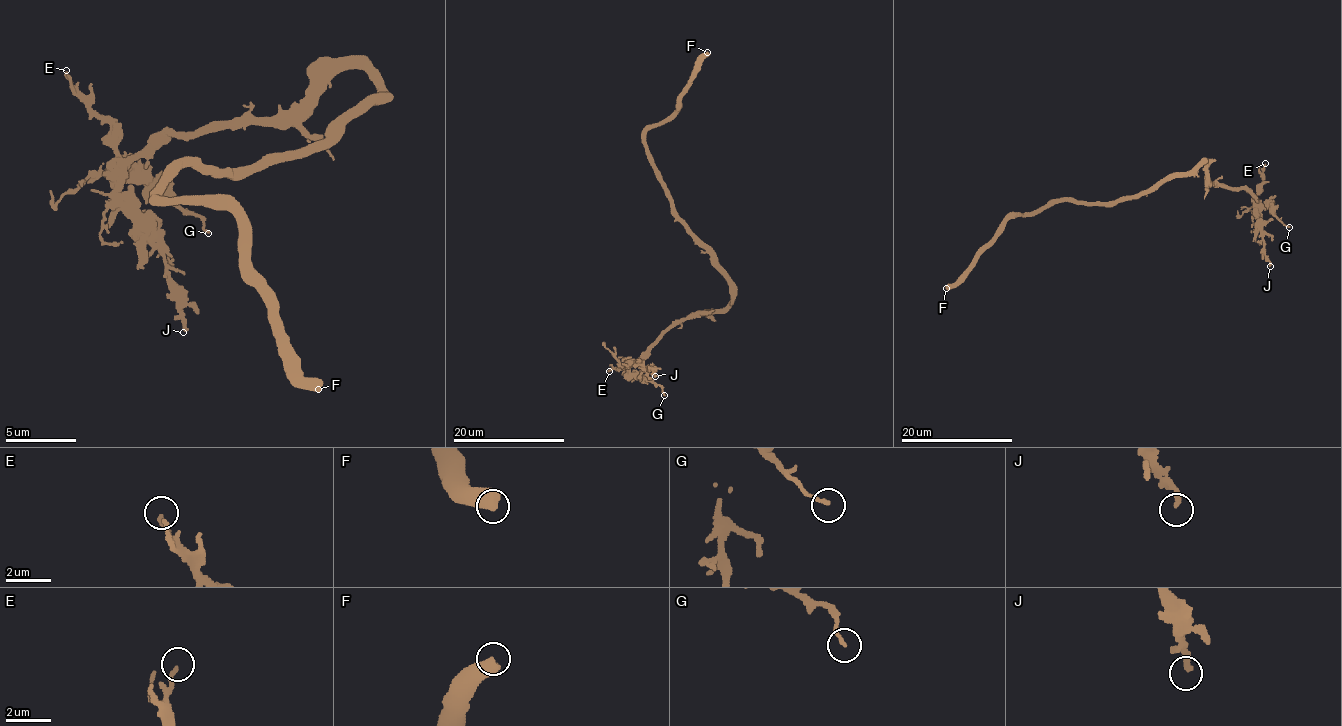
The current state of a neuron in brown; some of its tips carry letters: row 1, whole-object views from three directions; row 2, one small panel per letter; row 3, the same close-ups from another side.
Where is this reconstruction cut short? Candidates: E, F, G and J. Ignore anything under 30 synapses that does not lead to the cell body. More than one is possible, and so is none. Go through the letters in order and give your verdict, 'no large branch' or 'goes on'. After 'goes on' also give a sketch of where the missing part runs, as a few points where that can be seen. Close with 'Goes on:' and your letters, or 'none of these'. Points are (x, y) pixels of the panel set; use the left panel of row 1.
E: no large branch
F: goes on; missing branch runs (318, 389), (357, 389), (357, 386), (343, 371), (329, 371), (322, 364), (290, 364), (247, 343), (233, 361)
G: no large branch
J: no large branch
Goes on: F

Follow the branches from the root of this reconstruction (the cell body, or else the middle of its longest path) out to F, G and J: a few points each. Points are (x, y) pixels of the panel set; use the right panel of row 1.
F: (1140, 191), (1110, 202), (1057, 201), (1024, 215), (1014, 215), (978, 259), (946, 288)
G: (1140, 191), (1153, 190), (1177, 175), (1192, 172), (1203, 162), (1206, 176), (1211, 181), (1243, 187), (1289, 227)
J: (1140, 191), (1192, 172), (1203, 162), (1211, 181), (1243, 187), (1257, 201), (1257, 227), (1270, 266)

